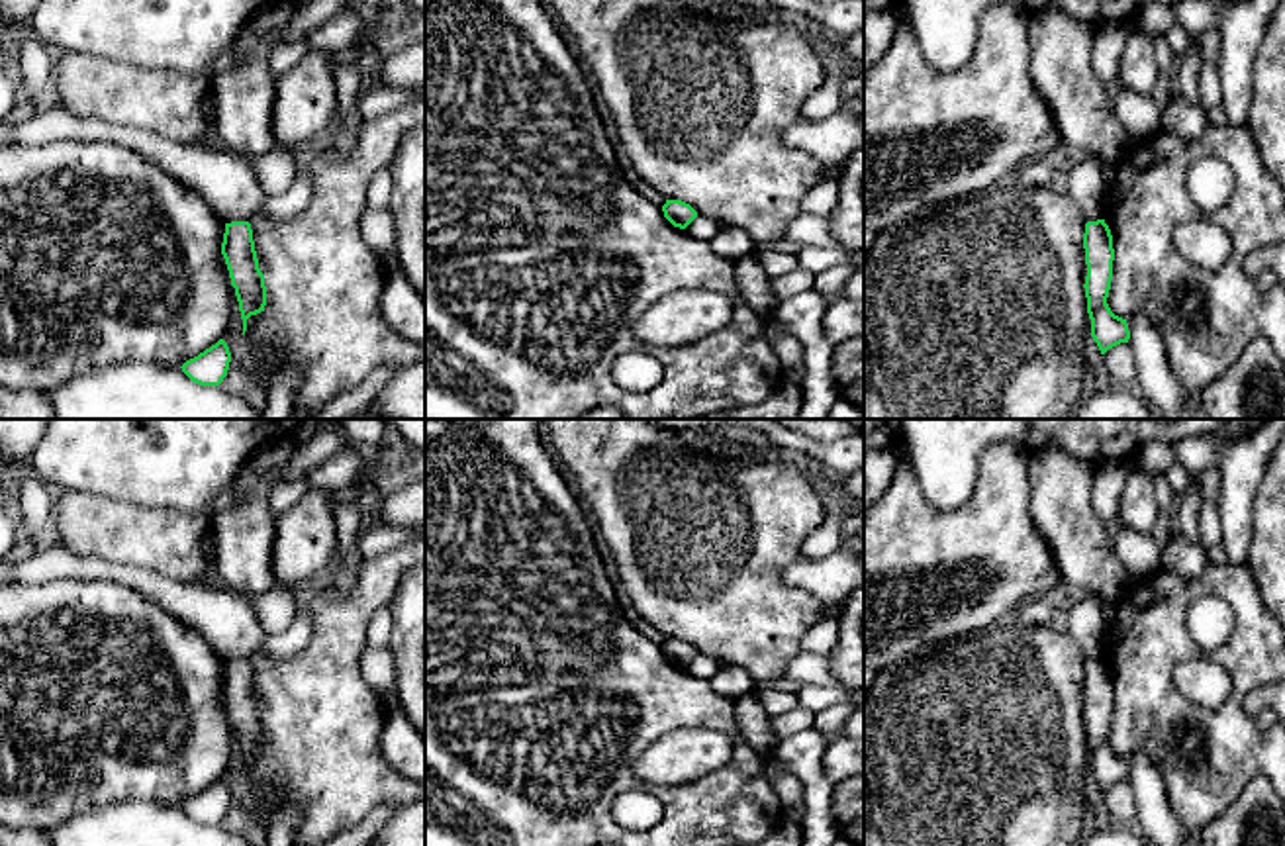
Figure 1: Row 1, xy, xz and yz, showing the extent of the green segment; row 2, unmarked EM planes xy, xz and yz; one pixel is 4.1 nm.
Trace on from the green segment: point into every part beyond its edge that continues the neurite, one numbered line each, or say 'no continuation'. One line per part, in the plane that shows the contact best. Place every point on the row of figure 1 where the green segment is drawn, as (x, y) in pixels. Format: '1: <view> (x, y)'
1: xy (226, 181)

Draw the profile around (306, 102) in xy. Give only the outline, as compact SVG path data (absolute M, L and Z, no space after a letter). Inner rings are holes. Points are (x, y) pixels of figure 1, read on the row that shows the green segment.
M368 24L364 41L349 51L309 51L274 86L274 147L302 147L323 133L339 116L335 69L374 49L378 24Z

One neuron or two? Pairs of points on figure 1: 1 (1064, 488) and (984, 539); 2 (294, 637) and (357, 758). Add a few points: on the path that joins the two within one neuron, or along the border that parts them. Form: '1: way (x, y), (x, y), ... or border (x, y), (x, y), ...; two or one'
1: border (1027, 465), (1029, 514), (1052, 551); two
2: border (310, 606), (310, 641), (296, 655), (255, 653); two

